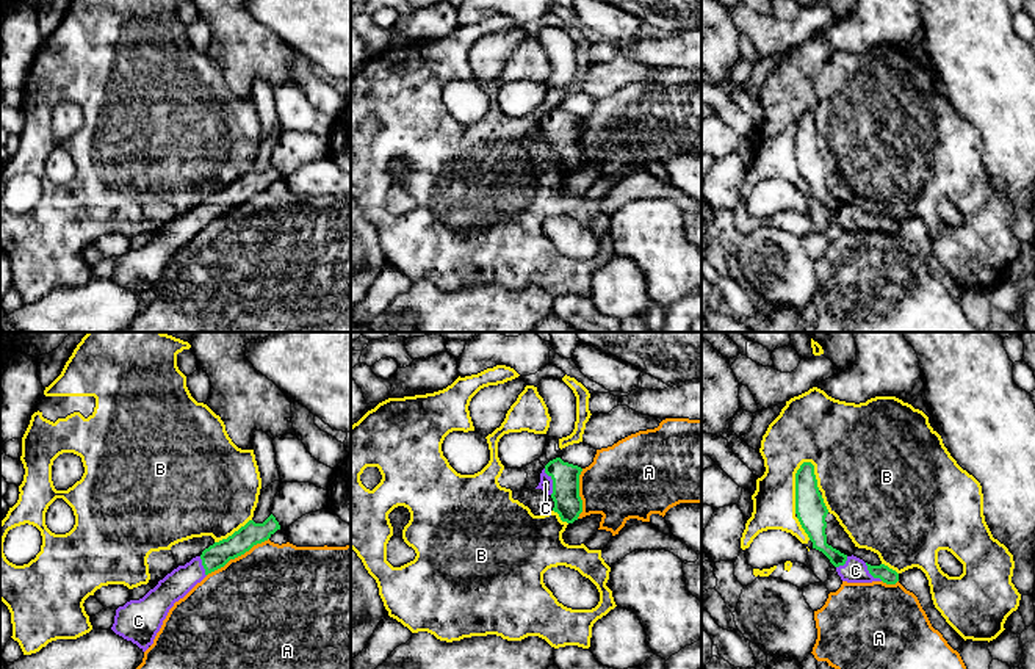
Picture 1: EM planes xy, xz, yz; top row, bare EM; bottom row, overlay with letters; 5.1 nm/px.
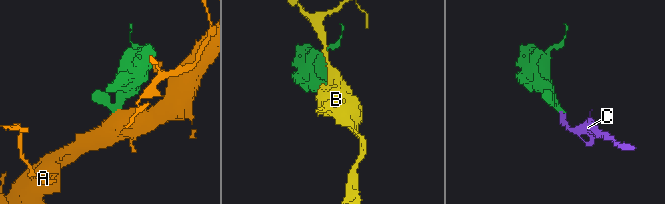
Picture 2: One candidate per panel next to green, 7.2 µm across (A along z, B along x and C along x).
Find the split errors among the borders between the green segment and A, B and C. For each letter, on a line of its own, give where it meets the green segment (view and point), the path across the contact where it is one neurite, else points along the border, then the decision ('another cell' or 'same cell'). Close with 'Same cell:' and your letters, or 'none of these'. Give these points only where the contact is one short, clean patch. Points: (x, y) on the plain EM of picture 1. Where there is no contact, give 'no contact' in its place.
A: meets green in xy at (237, 206); border along xy (268, 187), (230, 207), (207, 224); another cell
B: meets green in yz at (796, 133); another cell
C: meets green in xz at (553, 130); runs through xz (566, 126), (553, 130), (545, 132); same cell
Same cell: C

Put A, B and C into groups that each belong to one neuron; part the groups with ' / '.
A / B / C

